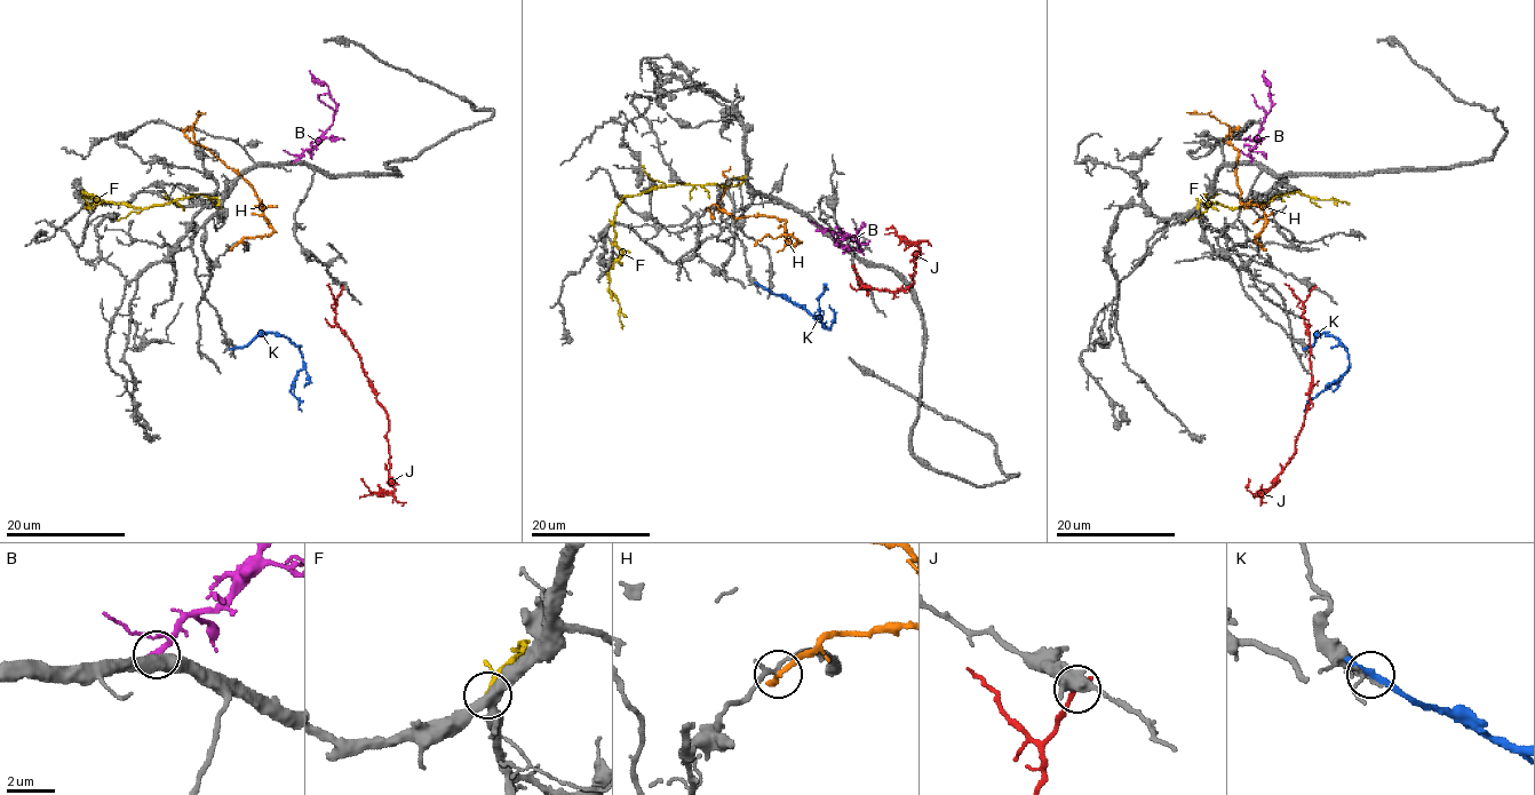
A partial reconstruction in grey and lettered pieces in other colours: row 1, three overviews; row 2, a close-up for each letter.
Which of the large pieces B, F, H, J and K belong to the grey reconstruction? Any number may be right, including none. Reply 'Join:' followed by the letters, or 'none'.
Join: none

